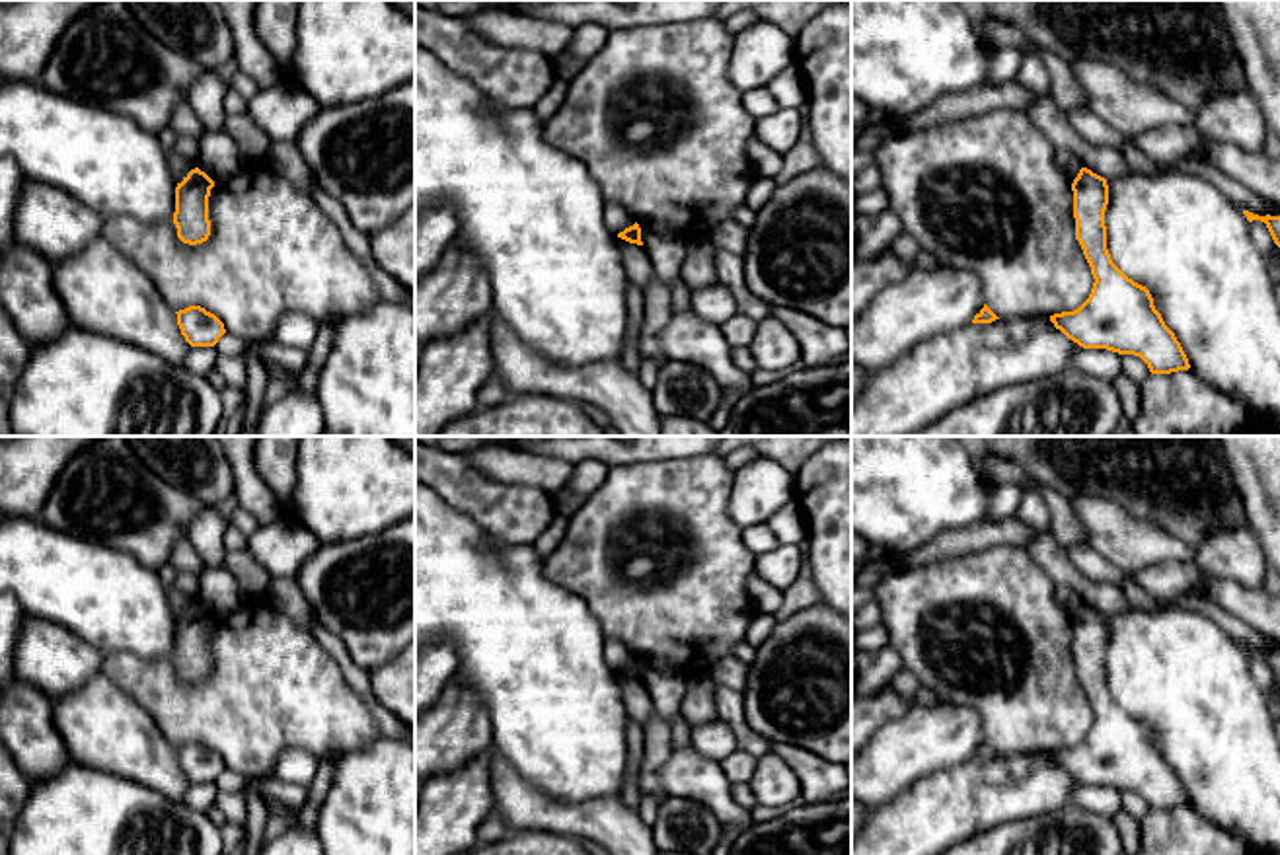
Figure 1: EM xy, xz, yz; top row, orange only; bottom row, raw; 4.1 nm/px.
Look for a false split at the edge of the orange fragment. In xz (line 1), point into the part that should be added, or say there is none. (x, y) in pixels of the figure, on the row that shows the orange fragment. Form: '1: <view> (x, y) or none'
1: none

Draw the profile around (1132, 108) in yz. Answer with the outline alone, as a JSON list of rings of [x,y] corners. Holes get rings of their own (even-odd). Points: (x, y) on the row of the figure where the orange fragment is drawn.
[[[1079,58],[1070,66],[1085,90],[1089,111],[1124,138],[1163,127],[1194,127],[1192,111],[1111,62]]]

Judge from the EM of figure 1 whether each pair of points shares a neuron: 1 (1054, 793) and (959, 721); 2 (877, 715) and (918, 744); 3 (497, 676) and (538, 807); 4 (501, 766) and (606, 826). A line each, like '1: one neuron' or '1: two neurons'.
1: two neurons
2: two neurons
3: two neurons
4: one neuron

